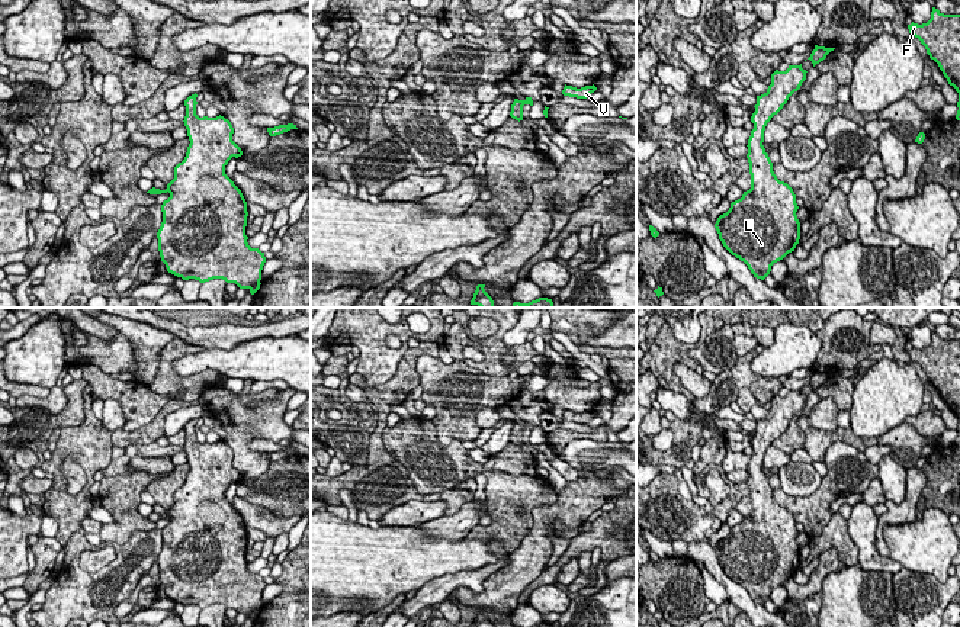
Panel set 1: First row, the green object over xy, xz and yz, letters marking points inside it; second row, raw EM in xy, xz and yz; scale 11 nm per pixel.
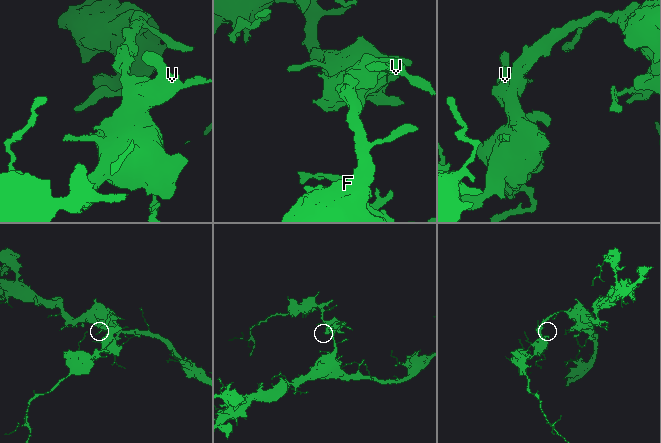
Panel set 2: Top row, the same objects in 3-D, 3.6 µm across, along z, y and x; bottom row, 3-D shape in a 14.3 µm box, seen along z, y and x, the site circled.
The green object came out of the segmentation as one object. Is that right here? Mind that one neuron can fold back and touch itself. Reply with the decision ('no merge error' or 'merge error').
no merge error

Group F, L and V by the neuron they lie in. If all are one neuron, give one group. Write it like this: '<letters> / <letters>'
F L V

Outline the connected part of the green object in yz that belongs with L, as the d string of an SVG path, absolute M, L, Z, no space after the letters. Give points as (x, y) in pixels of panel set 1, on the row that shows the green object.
M789 65L786 71L776 70L771 74L771 84L767 91L757 96L755 112L751 116L754 129L748 139L748 163L751 174L751 189L742 197L732 202L726 213L720 215L715 224L723 247L736 258L744 261L754 277L764 280L771 266L794 251L800 239L800 222L797 219L797 203L793 189L777 179L773 163L762 145L767 123L787 103L789 97L797 91L806 80L806 70L800 65Z

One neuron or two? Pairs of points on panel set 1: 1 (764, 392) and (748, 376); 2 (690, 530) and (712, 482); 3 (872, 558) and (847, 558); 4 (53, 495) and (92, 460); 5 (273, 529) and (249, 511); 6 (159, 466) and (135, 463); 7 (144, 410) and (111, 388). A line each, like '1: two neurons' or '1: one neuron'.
1: one neuron
2: one neuron
3: two neurons
4: one neuron
5: one neuron
6: one neuron
7: one neuron

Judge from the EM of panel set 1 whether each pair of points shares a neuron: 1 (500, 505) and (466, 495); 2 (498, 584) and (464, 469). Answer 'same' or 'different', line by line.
1: different
2: different

